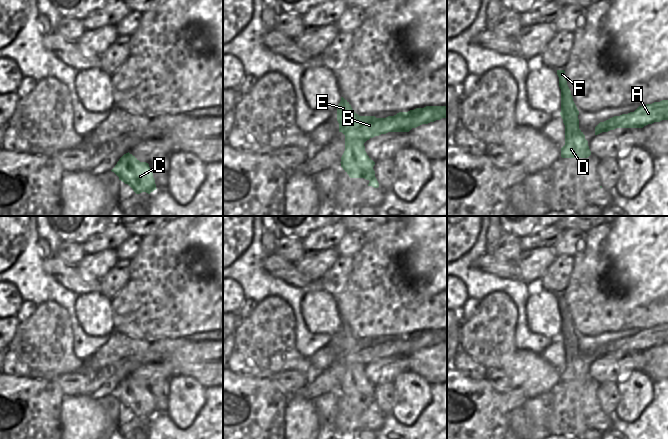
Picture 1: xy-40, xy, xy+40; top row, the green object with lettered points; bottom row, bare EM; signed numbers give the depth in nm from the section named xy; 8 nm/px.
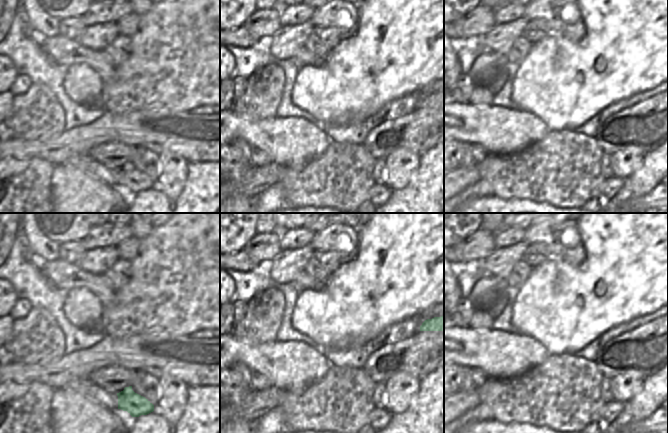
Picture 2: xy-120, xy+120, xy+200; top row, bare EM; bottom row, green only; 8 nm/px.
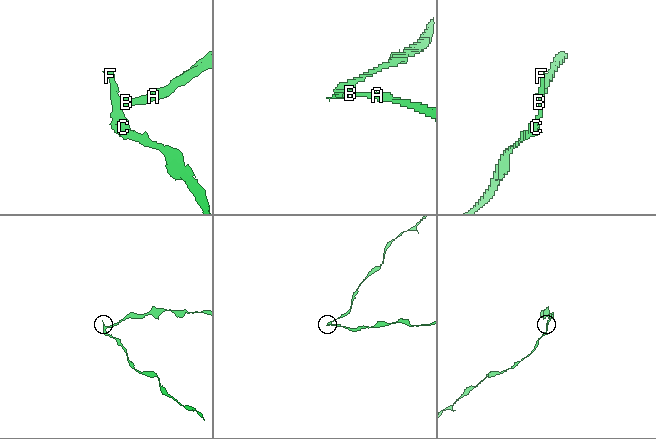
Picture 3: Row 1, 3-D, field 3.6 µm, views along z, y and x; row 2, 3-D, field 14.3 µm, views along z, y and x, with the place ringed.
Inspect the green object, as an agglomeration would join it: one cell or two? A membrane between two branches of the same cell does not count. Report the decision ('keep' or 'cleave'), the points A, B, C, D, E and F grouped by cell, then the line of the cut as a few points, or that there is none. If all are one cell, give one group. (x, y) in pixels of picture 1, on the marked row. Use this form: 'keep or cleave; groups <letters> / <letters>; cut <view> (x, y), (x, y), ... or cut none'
cleave; groups A B / C D E F; cut xy (359, 116), (359, 125), (355, 129), (347, 131), (348, 141)

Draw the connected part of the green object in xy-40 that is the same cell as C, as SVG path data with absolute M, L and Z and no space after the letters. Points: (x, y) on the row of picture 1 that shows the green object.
M129 152L119 159L111 171L119 177L119 180L128 184L136 194L142 192L150 194L157 189L149 164L140 162Z

